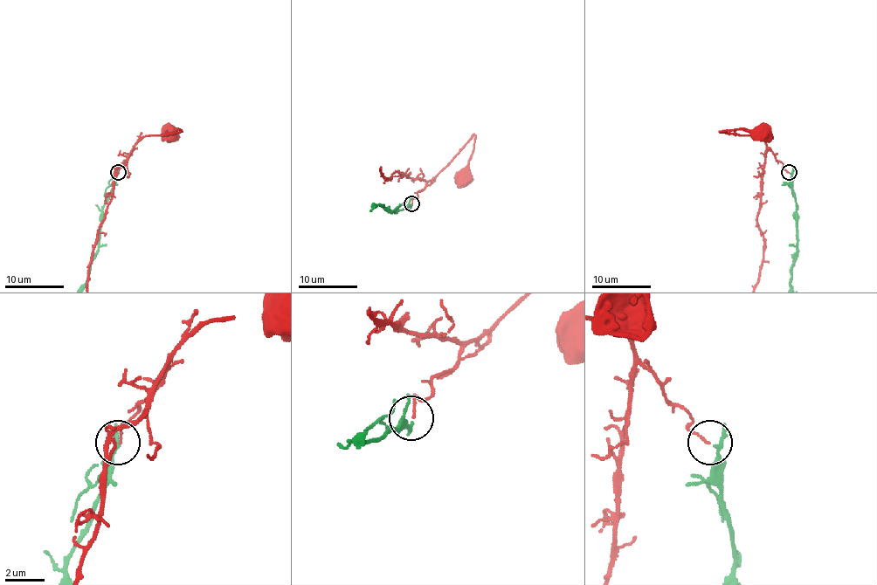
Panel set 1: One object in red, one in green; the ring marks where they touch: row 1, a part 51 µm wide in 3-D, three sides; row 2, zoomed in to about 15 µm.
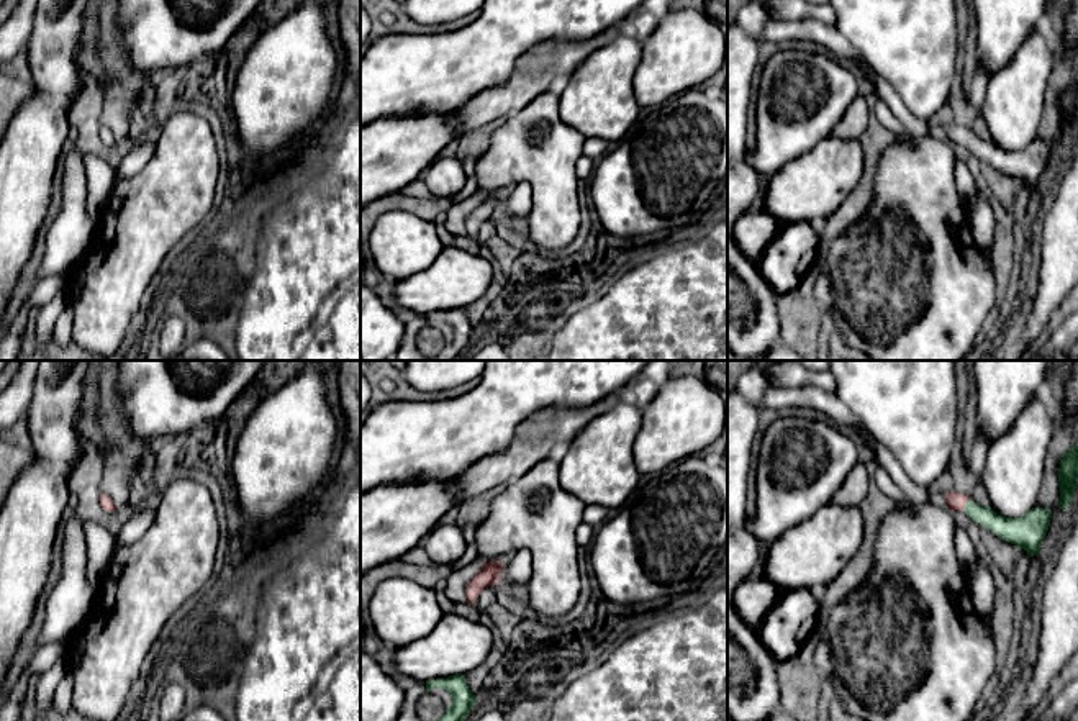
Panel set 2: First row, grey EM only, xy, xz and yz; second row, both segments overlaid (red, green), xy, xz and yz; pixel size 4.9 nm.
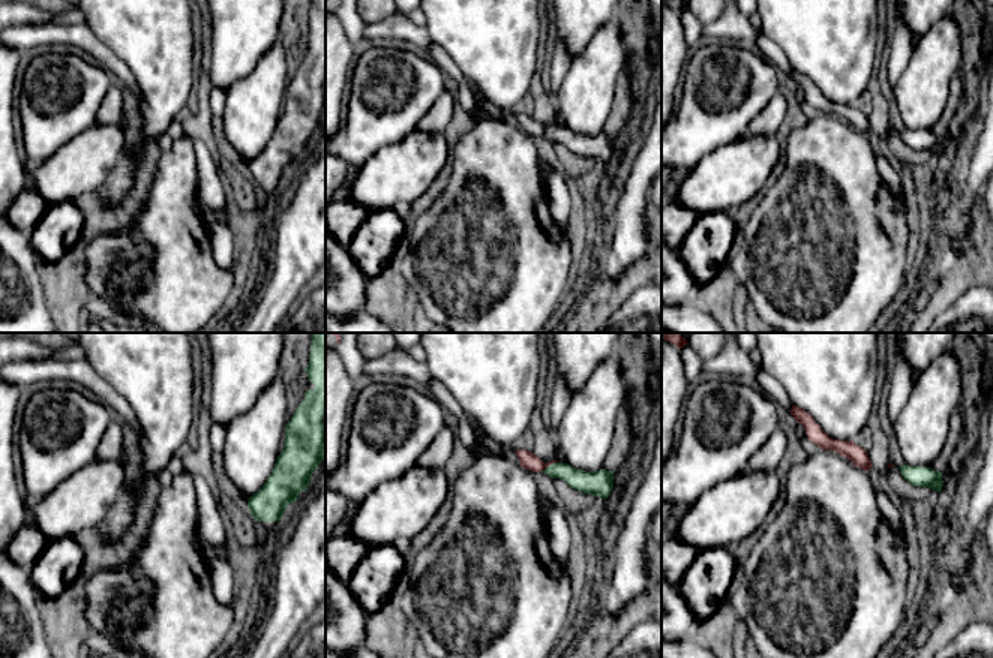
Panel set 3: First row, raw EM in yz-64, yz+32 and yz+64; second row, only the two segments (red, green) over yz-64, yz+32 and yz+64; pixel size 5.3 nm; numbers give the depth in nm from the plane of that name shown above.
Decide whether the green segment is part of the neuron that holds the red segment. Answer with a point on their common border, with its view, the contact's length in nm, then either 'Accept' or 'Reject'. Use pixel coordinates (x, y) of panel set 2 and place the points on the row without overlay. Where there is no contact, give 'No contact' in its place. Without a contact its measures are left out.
Touches red at yz (965, 136). Shared border 80 nm. Reject

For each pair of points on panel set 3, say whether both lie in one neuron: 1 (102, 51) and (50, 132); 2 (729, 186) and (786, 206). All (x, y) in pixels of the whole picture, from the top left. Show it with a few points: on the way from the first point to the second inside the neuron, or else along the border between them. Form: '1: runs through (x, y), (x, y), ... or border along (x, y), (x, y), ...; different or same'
1: border along (96, 62), (108, 74); different
2: border along (768, 180), (764, 188); different

